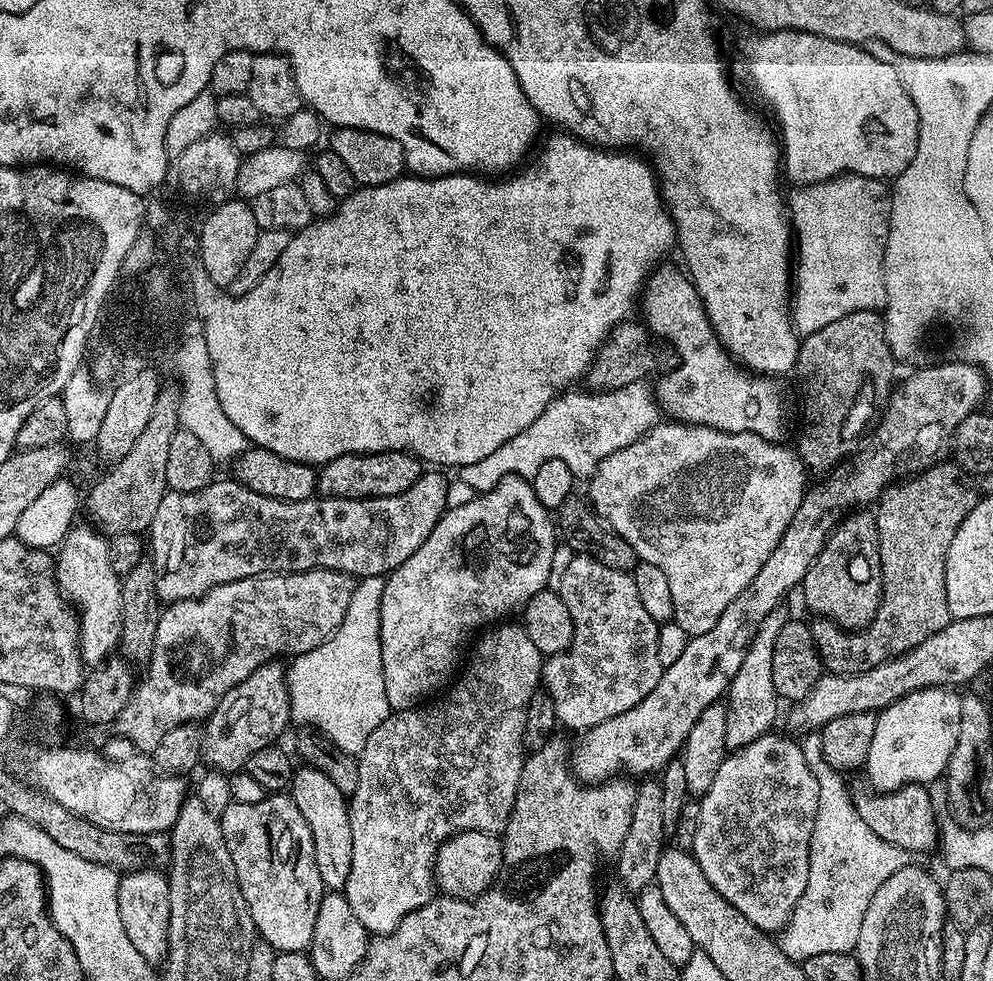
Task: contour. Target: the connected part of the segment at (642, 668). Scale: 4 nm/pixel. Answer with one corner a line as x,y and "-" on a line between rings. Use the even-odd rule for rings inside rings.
576,554
560,576
558,593
573,619
572,644
567,651
547,657
542,664
542,688
552,699
556,719
568,728
587,730
614,718
640,702
658,685
662,667
658,660
659,627
638,598
638,586
632,572
610,570
593,556

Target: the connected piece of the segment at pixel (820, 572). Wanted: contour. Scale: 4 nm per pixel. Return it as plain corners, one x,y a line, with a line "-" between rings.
868,510
853,511
829,534
825,548
806,573
804,604
813,617
833,620
839,628
859,630
876,617
883,589
876,517

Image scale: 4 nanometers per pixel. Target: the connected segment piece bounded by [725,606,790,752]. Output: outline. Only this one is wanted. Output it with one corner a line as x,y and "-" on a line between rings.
782,606
776,607
759,624
744,660
726,691
726,748
729,751
746,747
775,727
773,724
778,716
780,700
772,682
772,655
776,637
789,621
790,614
784,609

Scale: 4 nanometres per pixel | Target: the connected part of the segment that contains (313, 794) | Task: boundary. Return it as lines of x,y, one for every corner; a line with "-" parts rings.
311,766
297,767
292,773
290,795
294,806
302,810
306,826
314,838
314,858
318,862
318,874
322,874
325,889
342,890
346,878
350,878
350,858
354,838
350,838
350,814
348,813
349,797
326,774

